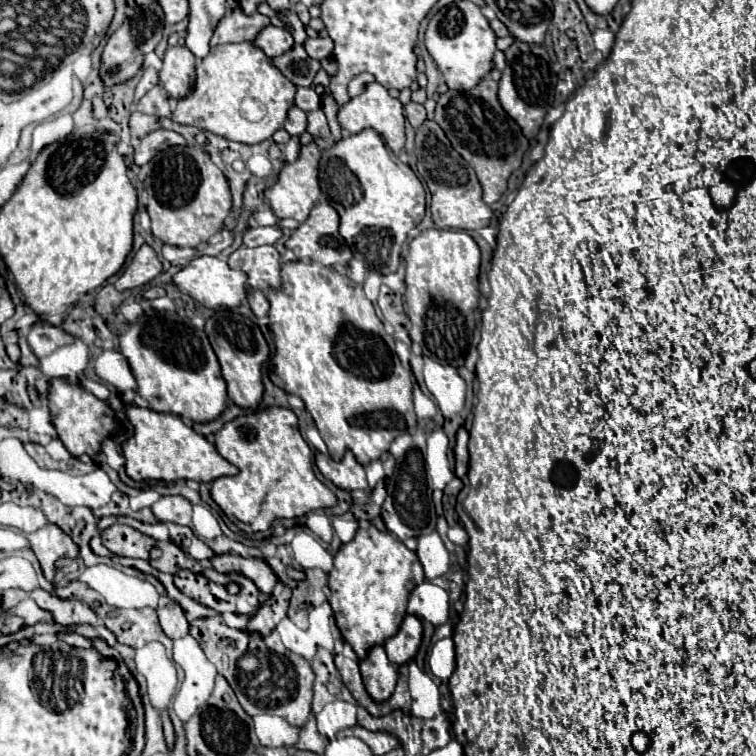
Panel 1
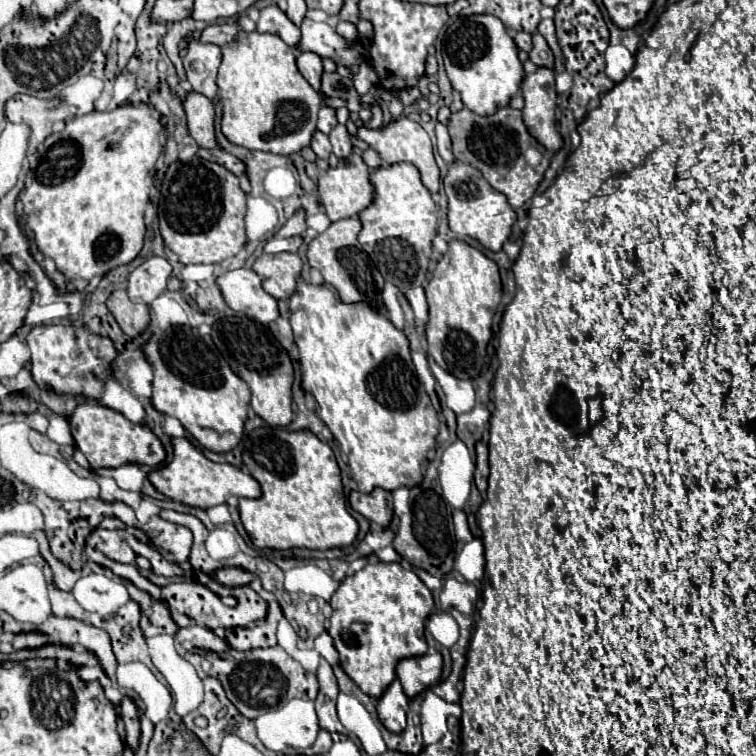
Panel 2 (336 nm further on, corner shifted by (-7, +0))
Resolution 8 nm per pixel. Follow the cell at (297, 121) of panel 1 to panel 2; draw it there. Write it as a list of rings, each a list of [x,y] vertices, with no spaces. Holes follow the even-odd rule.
[[[320,131],[314,133],[310,147],[314,149],[314,153],[316,153],[320,159],[328,159],[330,153],[332,153],[332,143],[330,143],[330,139],[328,139],[324,133],[320,133]]]

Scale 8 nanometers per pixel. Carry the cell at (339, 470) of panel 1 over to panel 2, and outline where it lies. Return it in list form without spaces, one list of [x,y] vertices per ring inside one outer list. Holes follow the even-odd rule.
[[[374,489],[370,495],[352,491],[350,493],[350,505],[356,513],[364,515],[368,521],[378,523],[380,527],[390,527],[394,519],[394,501],[392,493],[384,489]]]

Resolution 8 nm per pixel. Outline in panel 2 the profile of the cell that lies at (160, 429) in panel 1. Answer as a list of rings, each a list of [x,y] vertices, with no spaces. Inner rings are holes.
[[[186,437],[172,439],[174,447],[174,459],[162,469],[156,469],[148,475],[150,483],[166,497],[186,503],[188,507],[198,509],[210,509],[214,505],[226,503],[230,497],[246,497],[246,499],[258,499],[262,495],[258,481],[244,469],[238,469],[228,463],[214,463],[206,459]]]

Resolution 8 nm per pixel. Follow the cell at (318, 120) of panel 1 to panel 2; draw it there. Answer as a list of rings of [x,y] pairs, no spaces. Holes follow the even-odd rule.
[[[336,125],[328,137],[330,137],[330,143],[334,147],[334,155],[338,159],[346,159],[352,153],[354,145],[352,145],[352,141],[350,141],[348,131],[346,131],[344,125]]]

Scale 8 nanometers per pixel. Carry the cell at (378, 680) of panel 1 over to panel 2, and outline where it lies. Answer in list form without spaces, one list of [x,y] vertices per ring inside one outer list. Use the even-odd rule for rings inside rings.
[[[398,679],[384,691],[384,695],[378,699],[376,707],[378,707],[378,717],[380,717],[382,725],[390,733],[400,733],[406,729],[408,697]]]

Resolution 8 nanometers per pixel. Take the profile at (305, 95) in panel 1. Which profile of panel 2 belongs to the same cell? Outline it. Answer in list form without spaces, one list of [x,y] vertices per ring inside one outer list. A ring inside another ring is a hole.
[[[322,107],[320,109],[320,113],[318,113],[318,129],[322,131],[322,133],[330,133],[332,131],[332,127],[336,127],[338,125],[338,121],[336,121],[336,113],[334,113],[334,109],[330,109],[330,107]]]

